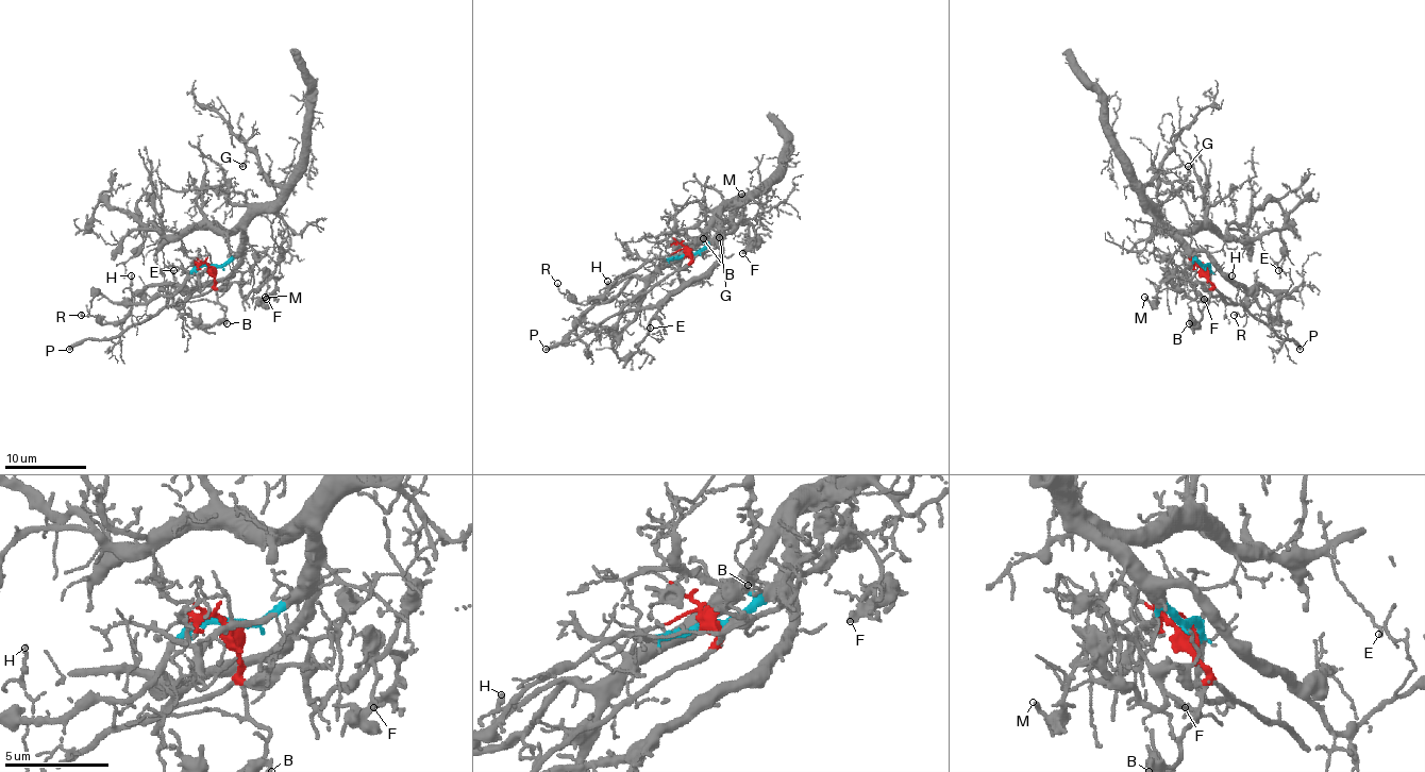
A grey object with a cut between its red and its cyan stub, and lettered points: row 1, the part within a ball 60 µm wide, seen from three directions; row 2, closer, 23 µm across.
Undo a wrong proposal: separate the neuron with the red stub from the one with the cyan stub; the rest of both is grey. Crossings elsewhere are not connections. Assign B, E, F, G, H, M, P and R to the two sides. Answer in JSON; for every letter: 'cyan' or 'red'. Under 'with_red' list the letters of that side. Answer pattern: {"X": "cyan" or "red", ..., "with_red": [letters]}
{"B": "red", "E": "cyan", "F": "red", "G": "cyan", "H": "cyan", "M": "red", "P": "red", "R": "cyan", "with_red": ["B", "F", "M", "P"]}

